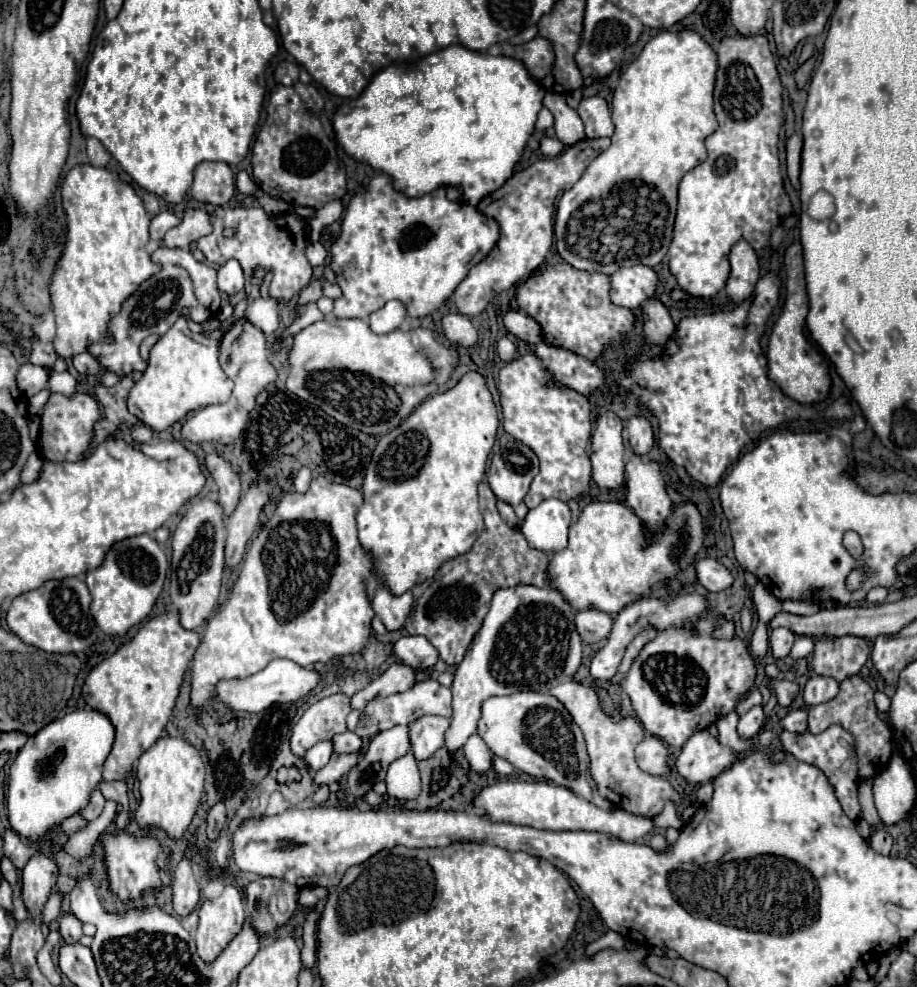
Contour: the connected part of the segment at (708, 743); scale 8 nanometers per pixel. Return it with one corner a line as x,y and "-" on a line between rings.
709,730
695,732
679,756
675,758
675,768
689,784
705,784
719,776
727,766
731,766
735,754
727,746
719,746

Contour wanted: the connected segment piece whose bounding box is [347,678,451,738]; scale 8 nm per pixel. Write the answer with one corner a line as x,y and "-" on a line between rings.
433,678
415,682
409,690
393,694
393,696
373,698
363,710
353,710
347,718
347,730
355,732
359,738
373,738
377,732
389,730
397,724
411,724
413,720
425,714
439,714
445,718
451,716
451,690
447,686
441,686

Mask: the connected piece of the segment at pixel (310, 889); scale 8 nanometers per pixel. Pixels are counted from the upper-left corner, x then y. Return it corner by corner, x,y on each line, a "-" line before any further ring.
307,886
307,888
301,888
301,894
299,894
299,906
303,910
309,910
311,906
315,906
319,900
327,898
327,890
321,888
321,886

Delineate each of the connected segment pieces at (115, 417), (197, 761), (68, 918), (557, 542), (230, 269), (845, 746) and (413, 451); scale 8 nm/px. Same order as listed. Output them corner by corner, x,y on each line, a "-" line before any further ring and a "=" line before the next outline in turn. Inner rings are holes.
129,374
129,376
123,376
121,382
113,388
107,388
103,384
97,386
97,400
105,408
105,420
109,424
113,424
113,426
125,424
129,428
139,424
139,420
133,414
129,414
129,410
127,410
127,394
133,388
133,384
135,384
135,380
=
163,736
149,750
145,750
137,764
141,806
135,812
139,826
159,826
181,838
189,828
195,810
203,796
205,766
199,750
183,738
-
171,828
171,830
169,830
=
65,914
65,916
61,918
59,932
61,932
61,936
63,936
63,940
65,940
67,944
79,942
79,938
81,938
81,922
79,922
73,914
=
555,498
543,500
537,508
529,510
523,520
521,532
531,548
541,552
555,552
567,546
567,530
571,524
571,510
565,502
=
229,260
225,266
219,268
219,274
217,274
217,286
221,292
225,294
235,294
239,290
243,290
243,270
239,266
239,262
235,260
=
833,724
827,730
823,730
821,734
795,734
795,732
787,732
781,730
779,734
781,746
785,752
793,754
797,760
807,762
817,766
819,770
825,772
825,776
829,778
829,782
835,786
835,794
843,806
843,812
851,818
851,820
859,820
861,818
861,806
857,800
857,784
859,784
859,774
857,774
857,752
855,752
855,738
851,736
851,732
847,732
843,726
=
469,372
451,390
425,400
399,424
399,428
379,438
361,486
363,506
357,510
357,528
359,542
371,556
373,576
393,596
431,580
445,560
469,552
479,538
483,516
477,502
477,484
485,476
487,456
495,444
497,426
497,408
483,376
479,372

